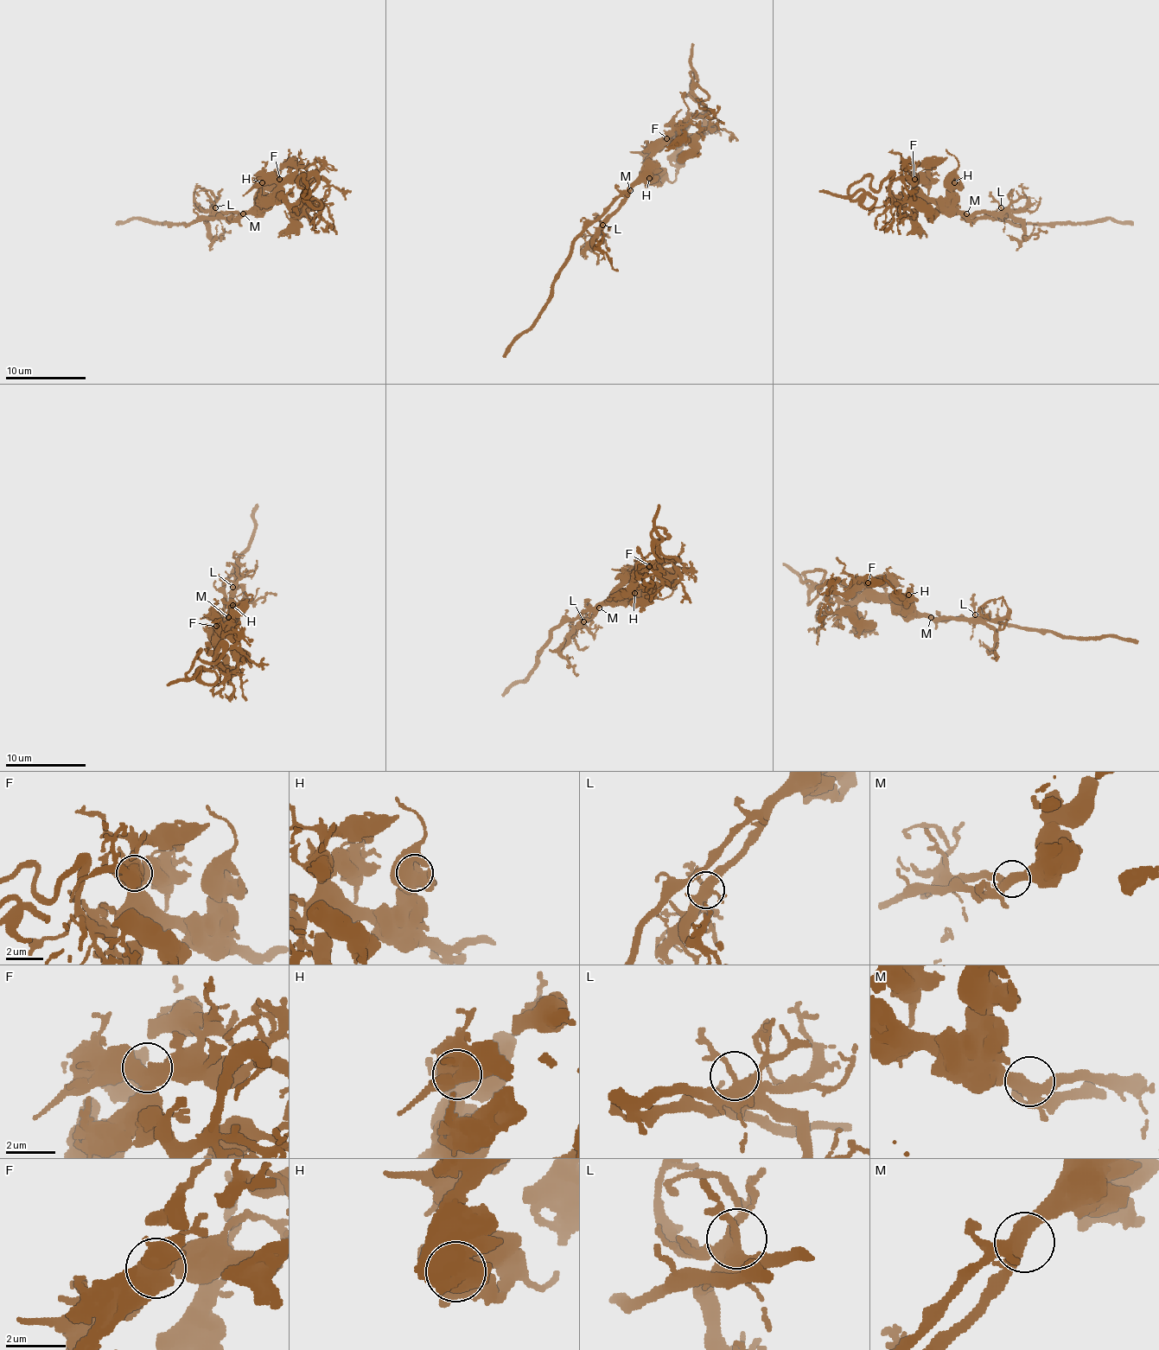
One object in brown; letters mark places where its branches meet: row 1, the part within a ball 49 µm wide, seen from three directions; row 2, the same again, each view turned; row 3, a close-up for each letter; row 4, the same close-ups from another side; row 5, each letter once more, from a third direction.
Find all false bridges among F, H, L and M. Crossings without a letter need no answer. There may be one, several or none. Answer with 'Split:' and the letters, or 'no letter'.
Split: no letter

